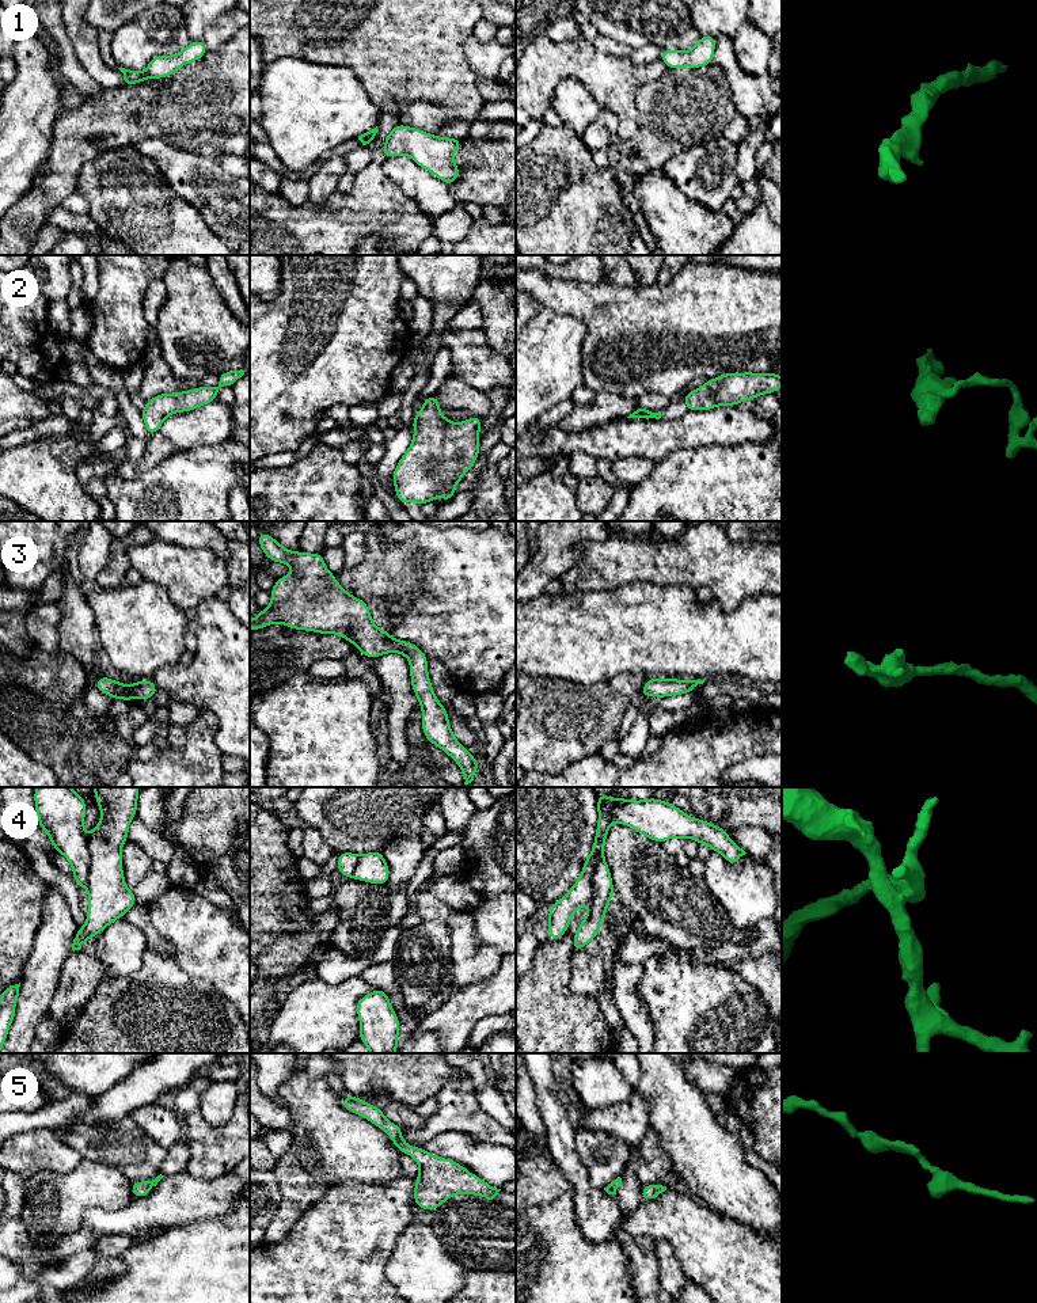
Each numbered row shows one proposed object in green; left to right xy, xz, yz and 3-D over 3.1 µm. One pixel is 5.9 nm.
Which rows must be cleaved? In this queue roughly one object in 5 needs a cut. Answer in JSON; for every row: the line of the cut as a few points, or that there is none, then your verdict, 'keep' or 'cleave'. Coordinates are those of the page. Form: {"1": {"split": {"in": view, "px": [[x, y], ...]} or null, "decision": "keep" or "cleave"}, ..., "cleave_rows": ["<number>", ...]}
{"1": {"split": null, "decision": "keep"}, "2": {"split": null, "decision": "keep"}, "3": {"split": null, "decision": "keep"}, "4": {"split": {"in": "yz", "px": [[592, 851], [597, 861], [593, 866], [588, 901]]}, "decision": "cleave"}, "5": {"split": null, "decision": "keep"}, "cleave_rows": ["4"]}

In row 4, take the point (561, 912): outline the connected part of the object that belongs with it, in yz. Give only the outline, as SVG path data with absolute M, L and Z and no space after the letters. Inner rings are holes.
M590 852L582 866L582 873L571 889L557 903L550 905L548 938L558 941L569 928L573 913L592 899L592 873L599 855Z

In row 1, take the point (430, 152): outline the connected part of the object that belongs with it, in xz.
M398 124L384 140L384 159L400 155L410 156L419 167L430 171L444 183L456 182L460 168L452 159L463 140L437 137L417 128Z

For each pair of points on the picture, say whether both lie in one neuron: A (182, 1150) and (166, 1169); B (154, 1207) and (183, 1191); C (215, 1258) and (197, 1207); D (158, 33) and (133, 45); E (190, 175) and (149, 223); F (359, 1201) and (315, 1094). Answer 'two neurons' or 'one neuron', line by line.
A: one neuron
B: one neuron
C: two neurons
D: one neuron
E: two neurons
F: two neurons

